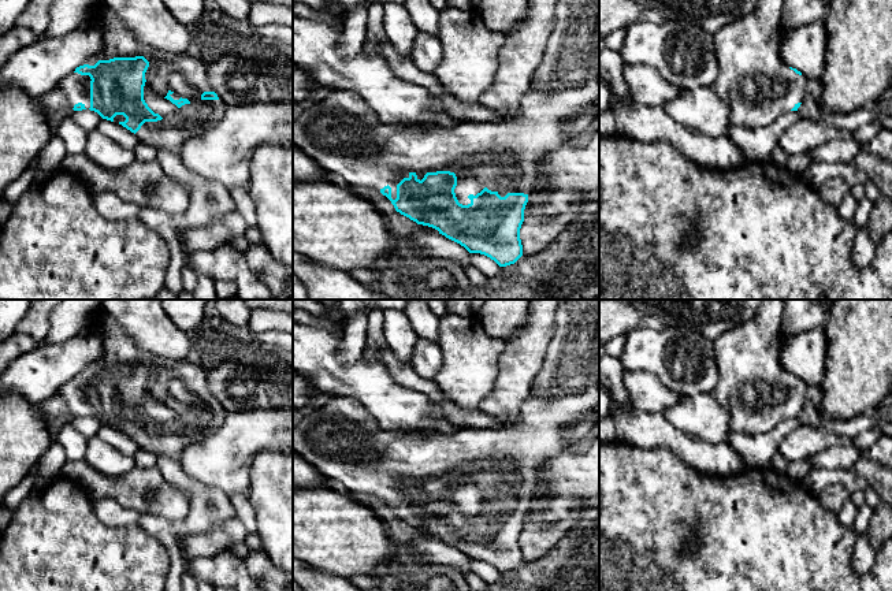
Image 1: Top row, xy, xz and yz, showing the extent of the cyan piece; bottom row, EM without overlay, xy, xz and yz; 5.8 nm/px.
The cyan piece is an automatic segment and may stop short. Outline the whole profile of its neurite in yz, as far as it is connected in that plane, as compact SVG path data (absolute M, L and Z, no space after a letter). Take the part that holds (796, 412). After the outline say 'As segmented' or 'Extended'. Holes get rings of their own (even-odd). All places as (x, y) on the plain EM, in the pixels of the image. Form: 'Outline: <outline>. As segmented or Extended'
Outline: M763 300L754 319L713 341L720 376L711 395L729 413L735 431L750 435L769 432L783 420L798 417L804 405L807 386L781 367L783 317L784 300Z. Extended

